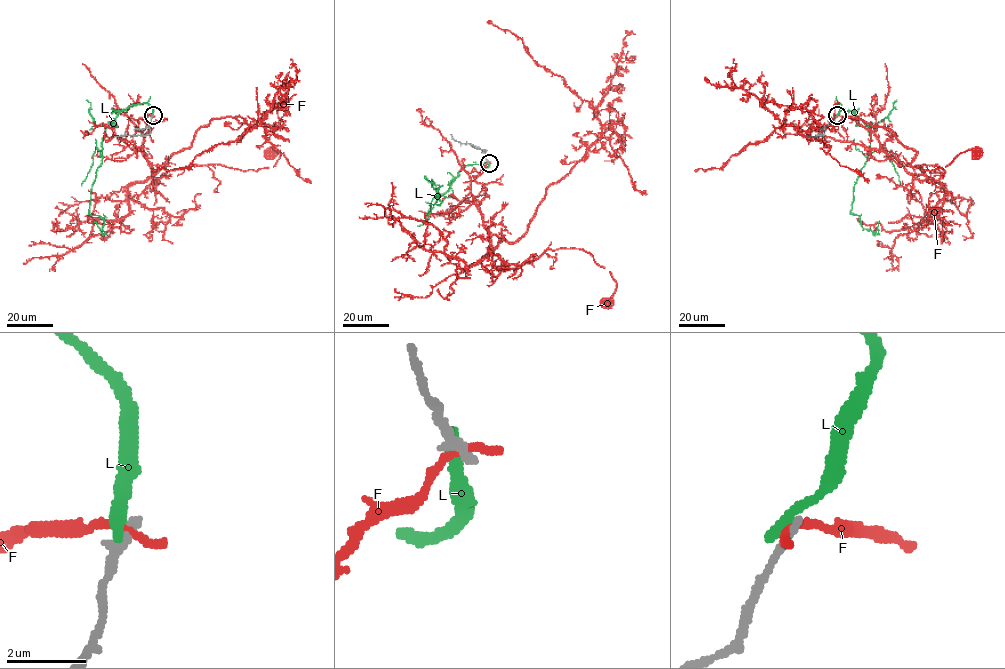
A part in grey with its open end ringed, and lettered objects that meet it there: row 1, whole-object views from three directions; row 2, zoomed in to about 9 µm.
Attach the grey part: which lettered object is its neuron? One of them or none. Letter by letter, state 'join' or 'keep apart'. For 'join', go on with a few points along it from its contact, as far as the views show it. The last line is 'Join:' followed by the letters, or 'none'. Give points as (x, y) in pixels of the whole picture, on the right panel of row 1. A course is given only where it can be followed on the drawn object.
F: keep apart
L: keep apart
Join: none

